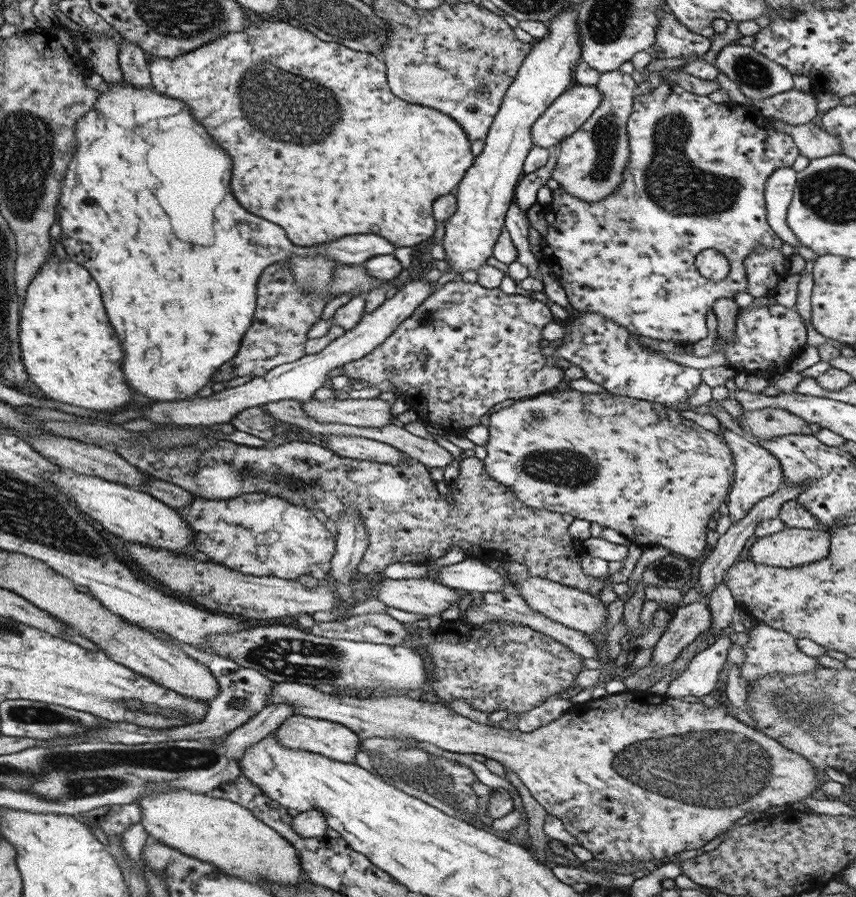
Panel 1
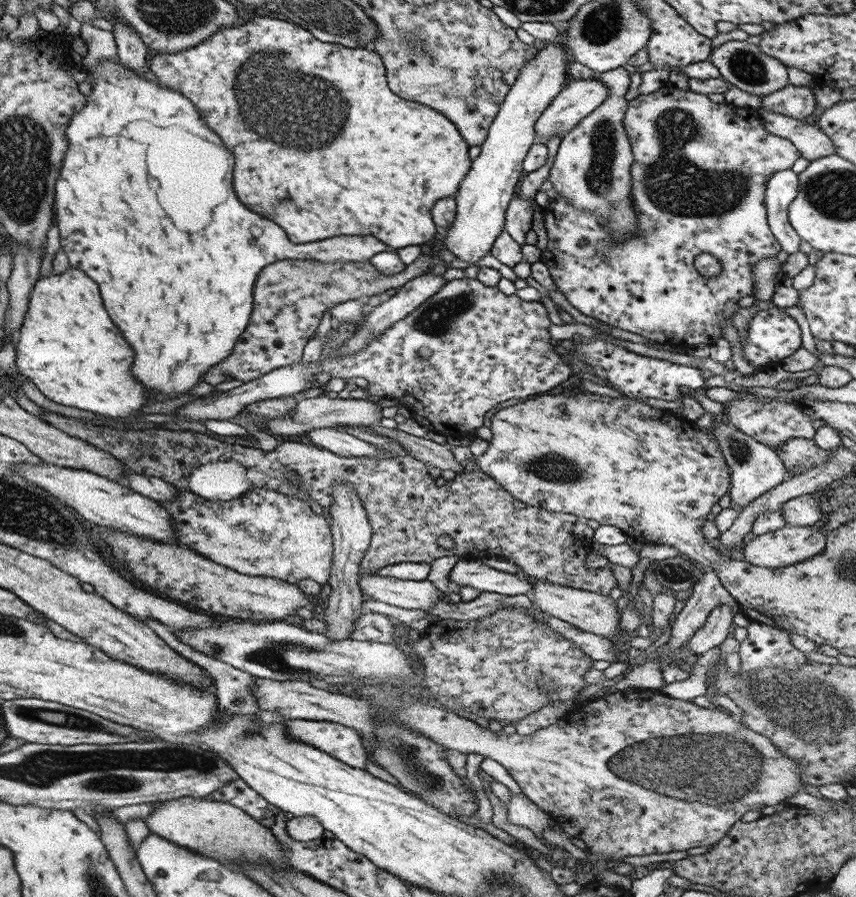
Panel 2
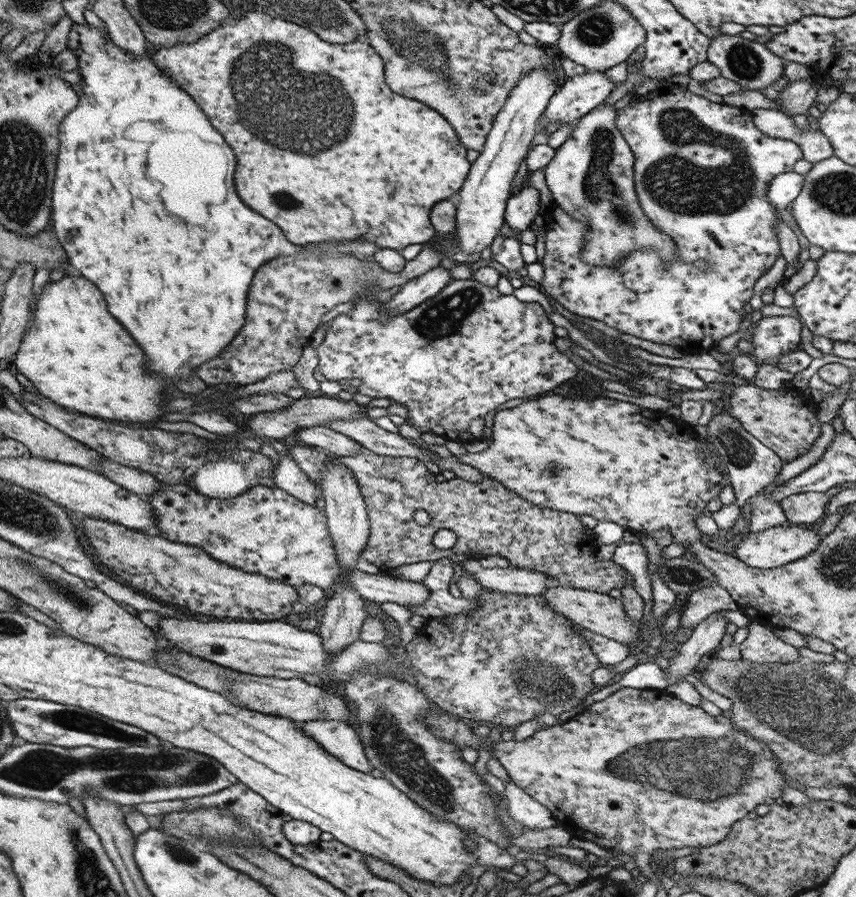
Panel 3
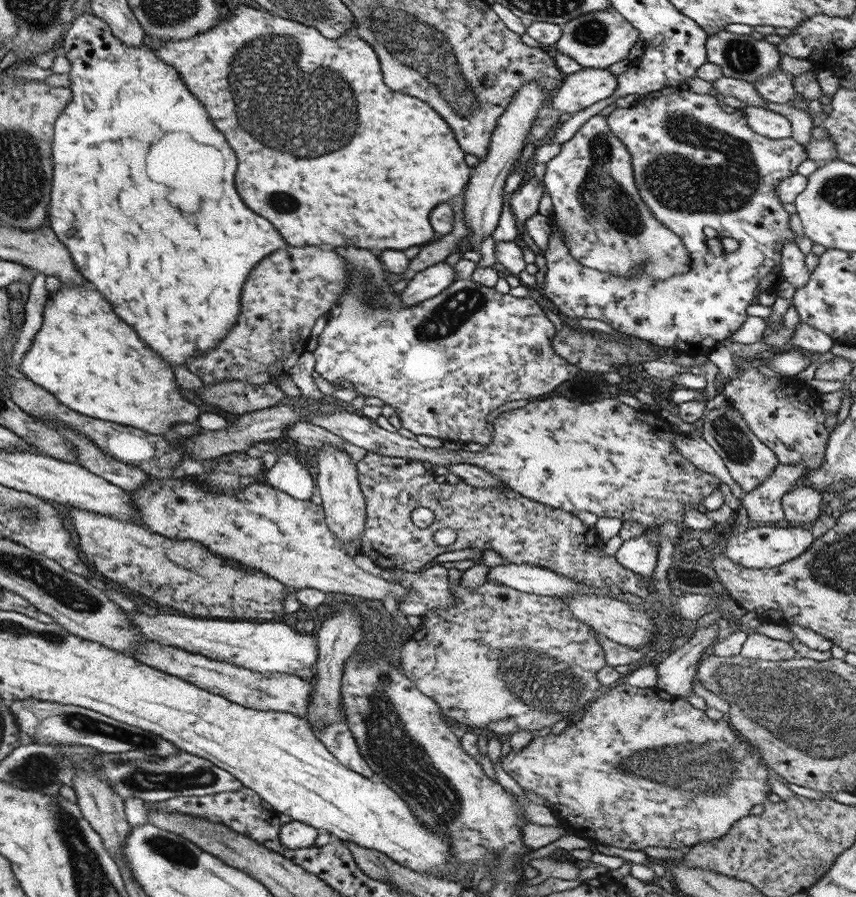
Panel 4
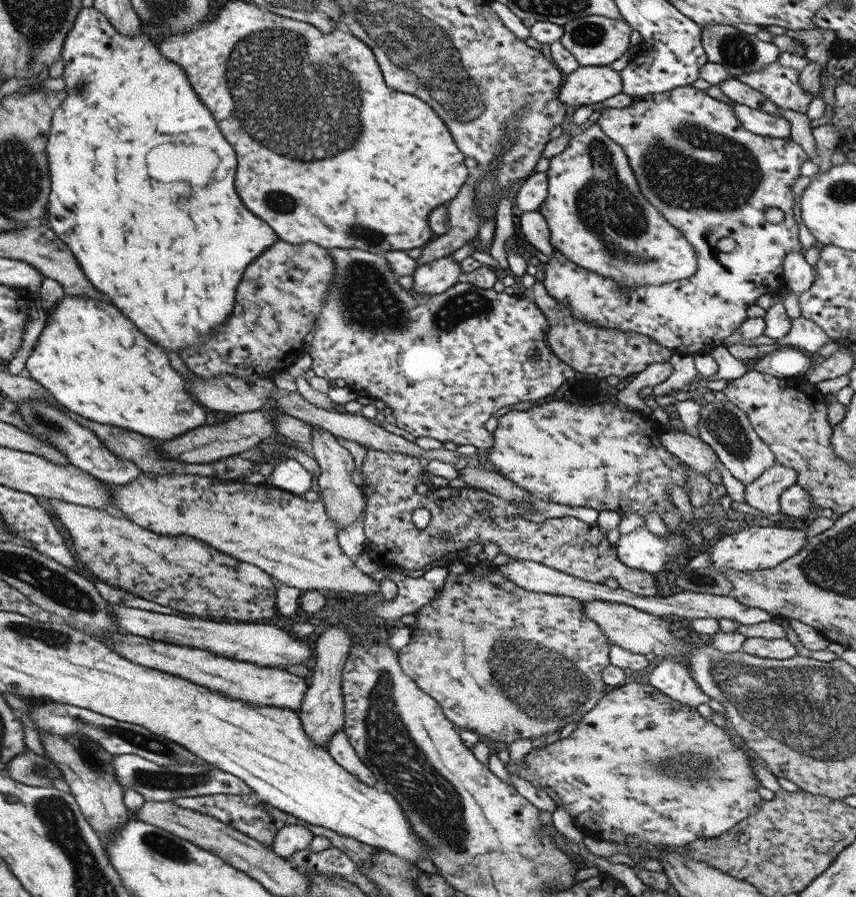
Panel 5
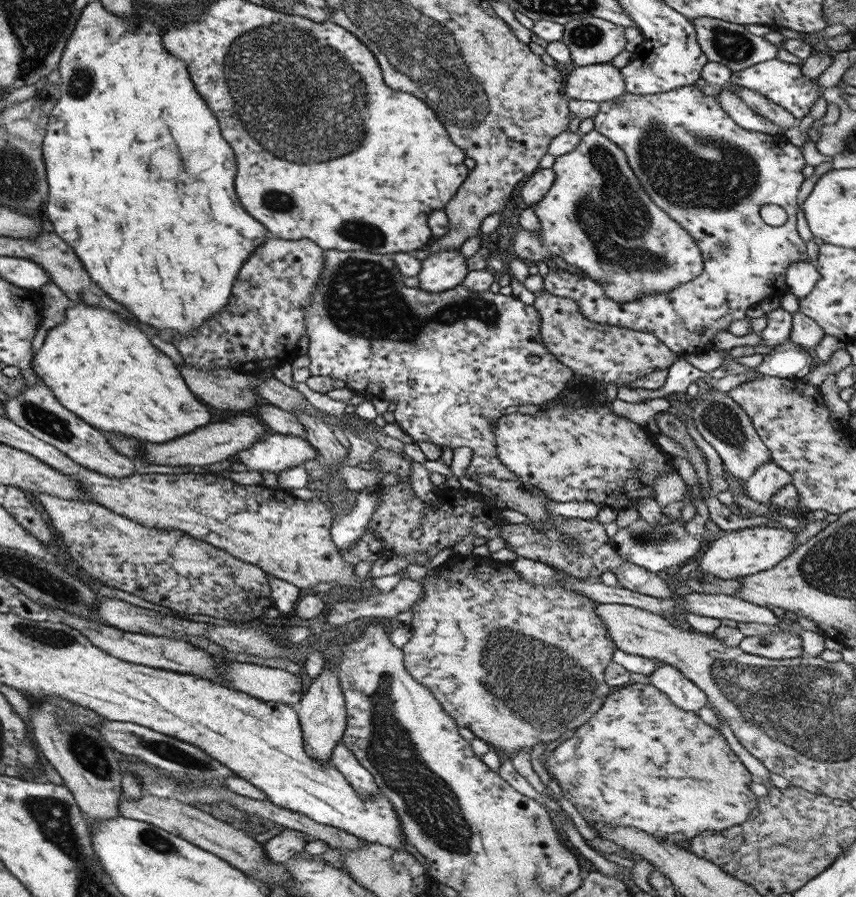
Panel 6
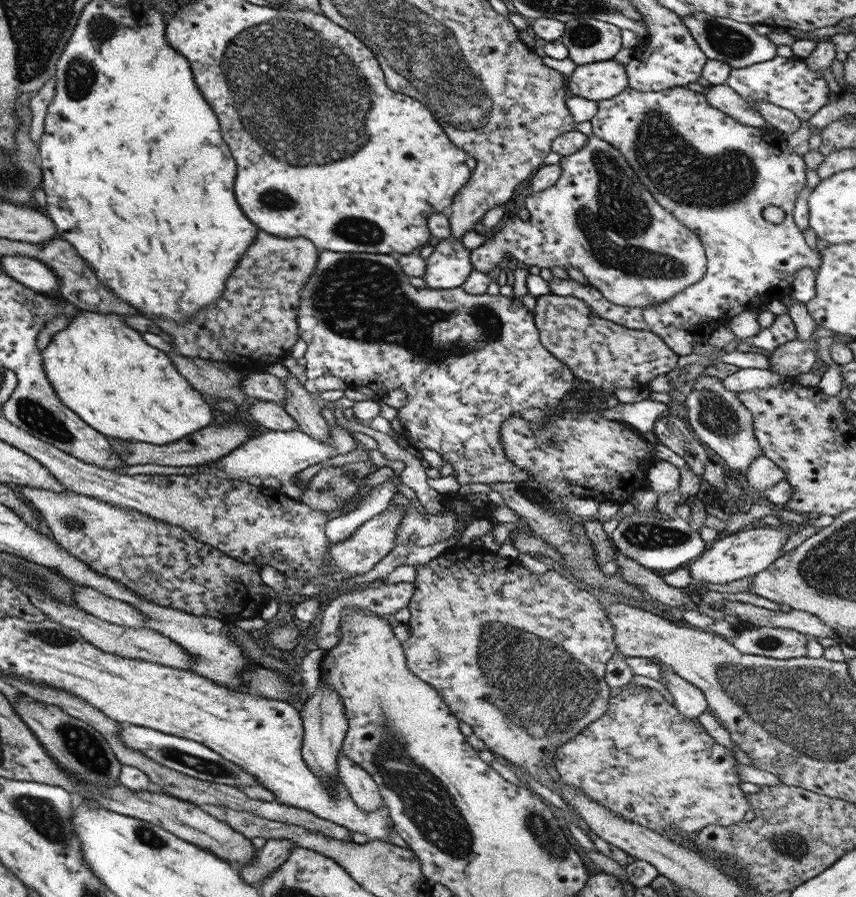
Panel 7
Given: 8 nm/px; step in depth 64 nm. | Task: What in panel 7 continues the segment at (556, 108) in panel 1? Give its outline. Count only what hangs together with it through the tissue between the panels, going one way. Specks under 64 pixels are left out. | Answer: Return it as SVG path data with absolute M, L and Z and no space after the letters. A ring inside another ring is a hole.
M613 59L577 65L566 80L572 96L595 102L617 96L627 84L624 66Z

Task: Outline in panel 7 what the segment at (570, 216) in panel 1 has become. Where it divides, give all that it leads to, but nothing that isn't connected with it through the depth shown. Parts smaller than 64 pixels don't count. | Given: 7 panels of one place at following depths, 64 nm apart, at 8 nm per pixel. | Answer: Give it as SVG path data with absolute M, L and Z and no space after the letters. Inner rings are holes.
M681 86L647 93L627 87L611 99L596 102L596 106L596 114L589 120L592 133L616 148L653 200L695 233L706 256L706 271L699 281L686 286L670 299L644 307L613 304L605 300L593 285L580 284L573 279L553 277L546 282L549 293L582 300L592 314L608 322L655 333L675 354L685 356L691 354L691 346L701 342L701 337L708 338L716 326L725 324L744 310L788 298L793 275L799 269L817 272L820 251L805 242L792 217L795 197L804 193L806 166L802 156L787 145L785 135L776 130L741 125L712 108L701 93ZM765 206L781 208L783 221L777 224L765 221L761 216Z

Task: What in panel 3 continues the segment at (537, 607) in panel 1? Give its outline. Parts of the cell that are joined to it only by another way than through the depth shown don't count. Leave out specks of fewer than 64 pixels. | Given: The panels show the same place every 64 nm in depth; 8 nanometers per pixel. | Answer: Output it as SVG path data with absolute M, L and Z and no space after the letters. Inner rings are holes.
M557 585L555 588L549 588L547 592L543 592L541 599L545 599L545 603L551 607L551 610L562 614L572 624L578 625L581 629L587 629L624 645L637 640L637 634L641 632L641 626L639 625L641 619L639 623L631 623L623 611L620 600L608 595L575 588L562 588Z

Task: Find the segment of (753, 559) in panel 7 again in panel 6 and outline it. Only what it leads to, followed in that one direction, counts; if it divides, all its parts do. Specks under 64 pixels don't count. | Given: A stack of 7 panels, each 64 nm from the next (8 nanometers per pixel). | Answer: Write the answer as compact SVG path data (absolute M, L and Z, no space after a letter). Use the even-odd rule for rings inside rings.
M771 524L765 527L750 527L726 532L720 538L714 537L705 550L703 557L695 570L703 574L711 574L723 580L731 580L739 576L751 576L757 572L768 570L778 564L793 551L793 541L796 534L779 525Z

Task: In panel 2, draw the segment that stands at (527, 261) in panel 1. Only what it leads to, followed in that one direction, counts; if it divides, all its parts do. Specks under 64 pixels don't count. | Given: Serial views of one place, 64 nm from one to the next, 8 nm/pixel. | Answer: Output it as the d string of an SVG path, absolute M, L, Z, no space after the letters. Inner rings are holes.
M515 195L504 212L505 232L521 247L525 244L525 233L531 228L532 198L519 198Z

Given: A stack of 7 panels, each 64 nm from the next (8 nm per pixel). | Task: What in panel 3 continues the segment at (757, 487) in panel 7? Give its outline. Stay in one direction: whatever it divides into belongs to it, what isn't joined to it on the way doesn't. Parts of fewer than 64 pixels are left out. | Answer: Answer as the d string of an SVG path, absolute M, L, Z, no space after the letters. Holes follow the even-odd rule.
M823 423L820 426L820 433L814 440L810 450L786 462L768 488L760 490L755 496L750 496L747 502L752 506L750 519L748 520L749 533L759 533L761 530L787 524L785 515L778 505L779 502L772 500L770 494L782 482L797 476L797 474L809 468L816 460L819 460L819 457L825 452L826 446L835 438L835 435L835 428L831 427L829 423Z

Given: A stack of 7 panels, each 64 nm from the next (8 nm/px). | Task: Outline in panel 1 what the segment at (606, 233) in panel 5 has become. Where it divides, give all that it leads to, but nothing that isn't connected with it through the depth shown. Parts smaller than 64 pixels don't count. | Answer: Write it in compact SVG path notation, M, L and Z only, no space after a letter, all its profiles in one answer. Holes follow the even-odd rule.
M619 70L603 72L595 88L600 94L599 106L571 136L564 138L560 146L555 166L551 169L550 178L553 179L560 189L587 202L603 200L608 194L613 194L619 184L623 182L622 170L629 156L626 135L627 118L631 115L633 98L636 94L636 85L629 74L622 74Z

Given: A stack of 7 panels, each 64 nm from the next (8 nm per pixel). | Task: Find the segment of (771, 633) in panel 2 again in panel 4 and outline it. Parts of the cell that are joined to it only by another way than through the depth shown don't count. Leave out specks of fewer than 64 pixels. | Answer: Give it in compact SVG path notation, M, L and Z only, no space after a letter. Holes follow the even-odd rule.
M749 632L739 654L745 658L765 661L787 661L797 656L790 643Z

